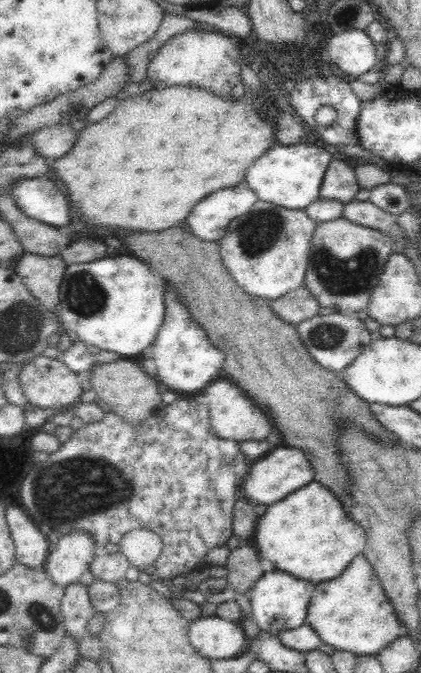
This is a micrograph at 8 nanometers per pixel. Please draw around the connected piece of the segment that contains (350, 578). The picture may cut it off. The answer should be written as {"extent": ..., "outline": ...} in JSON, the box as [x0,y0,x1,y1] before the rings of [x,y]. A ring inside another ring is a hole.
{"extent":[307,553,400,656],"outline":[[[363,553],[340,576],[315,583],[315,591],[307,608],[307,622],[322,644],[336,650],[350,651],[356,656],[377,655],[395,638],[400,637],[400,623],[390,599],[384,594],[376,573]]]}

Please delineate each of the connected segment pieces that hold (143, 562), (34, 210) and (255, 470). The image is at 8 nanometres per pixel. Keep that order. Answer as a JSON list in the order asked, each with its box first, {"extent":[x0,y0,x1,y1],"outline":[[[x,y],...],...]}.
[{"extent":[119,530,162,572],"outline":[[[150,530],[127,532],[121,538],[119,551],[128,559],[129,566],[138,568],[140,572],[154,566],[162,550],[160,536]]]},{"extent":[10,178,71,228],"outline":[[[20,178],[12,184],[10,194],[16,206],[34,220],[62,228],[71,222],[70,206],[57,182],[36,178]]]},{"extent":[241,446,314,505],"outline":[[[276,446],[276,450],[258,457],[258,460],[252,464],[252,468],[248,469],[248,474],[244,476],[241,485],[243,496],[249,502],[272,505],[314,479],[313,466],[302,449],[295,446],[280,446],[280,448]]]}]

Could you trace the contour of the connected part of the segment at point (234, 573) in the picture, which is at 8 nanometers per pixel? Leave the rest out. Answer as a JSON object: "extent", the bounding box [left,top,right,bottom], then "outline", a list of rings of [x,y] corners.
{"extent":[223,542,265,594],"outline":[[[250,542],[230,550],[223,566],[230,586],[240,594],[248,594],[254,582],[265,573],[260,567],[259,552]]]}

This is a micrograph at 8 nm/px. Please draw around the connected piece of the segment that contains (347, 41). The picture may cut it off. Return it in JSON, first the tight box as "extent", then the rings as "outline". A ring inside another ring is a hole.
{"extent":[326,29,380,78],"outline":[[[348,29],[332,34],[326,51],[330,62],[336,64],[344,74],[358,78],[365,72],[380,67],[374,45],[365,29]]]}

